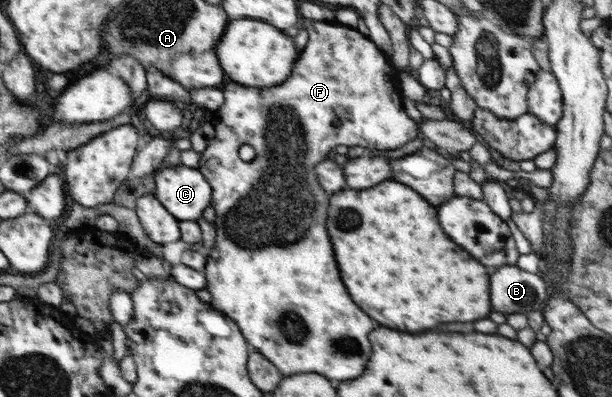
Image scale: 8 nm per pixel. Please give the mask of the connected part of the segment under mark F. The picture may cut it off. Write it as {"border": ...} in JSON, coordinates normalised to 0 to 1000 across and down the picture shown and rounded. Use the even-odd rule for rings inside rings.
{"border":[[[505,48],[493,53],[493,63],[500,73],[503,108],[493,123],[493,144],[487,144],[471,204],[435,224],[435,234],[425,234],[425,224],[402,224],[386,209],[373,209],[361,229],[366,259],[353,277],[353,340],[340,375],[328,385],[324,418],[348,469],[355,552],[350,564],[356,592],[333,688],[348,773],[386,814],[410,882],[428,889],[435,909],[448,909],[448,919],[454,919],[454,940],[520,940],[539,950],[539,960],[565,960],[596,935],[595,914],[605,894],[598,844],[608,834],[611,809],[572,758],[562,718],[556,713],[542,622],[529,577],[536,501],[516,466],[510,421],[533,395],[539,370],[585,365],[598,375],[650,375],[680,350],[683,325],[680,310],[660,285],[650,244],[647,174],[634,169],[631,144],[608,103],[578,71]],[[395,365],[408,365],[415,375],[412,403],[402,406],[402,395],[395,395]],[[484,612],[490,617],[493,652],[480,668],[451,668],[451,678],[458,678],[454,688],[438,688],[448,668],[405,668],[408,647],[382,647],[386,622],[412,632],[425,622],[467,622]]]}

